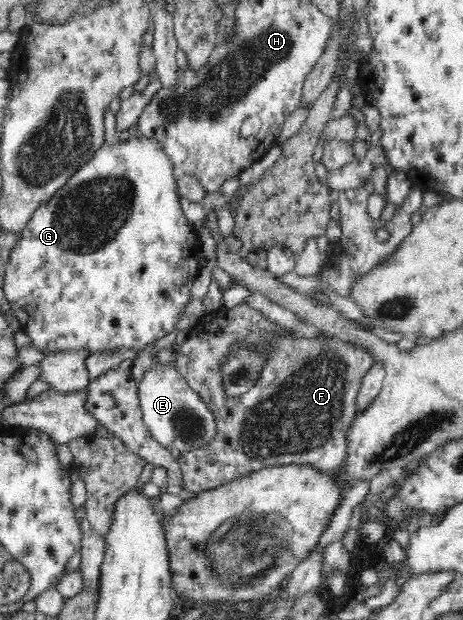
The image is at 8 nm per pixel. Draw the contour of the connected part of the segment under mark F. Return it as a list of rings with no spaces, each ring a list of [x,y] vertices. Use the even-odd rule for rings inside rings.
[[[244,301],[233,308],[225,308],[225,312],[219,314],[206,313],[189,337],[191,340],[199,340],[199,348],[195,352],[197,358],[193,358],[195,366],[177,368],[213,415],[215,434],[205,446],[191,447],[180,452],[178,464],[182,469],[186,490],[197,494],[207,492],[265,466],[309,463],[318,470],[331,471],[338,469],[348,458],[348,432],[353,427],[358,390],[365,374],[380,362],[373,351],[323,329],[319,329],[319,336],[305,338],[287,326],[271,322],[267,316],[263,316],[261,310]],[[237,350],[261,350],[264,363],[260,366],[255,384],[245,394],[234,398],[227,393],[223,366]]]

